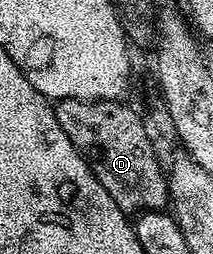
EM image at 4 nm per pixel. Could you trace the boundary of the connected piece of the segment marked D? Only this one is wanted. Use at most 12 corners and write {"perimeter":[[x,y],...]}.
{"perimeter":[[123,101],[54,109],[128,217],[168,206],[144,116]]}

